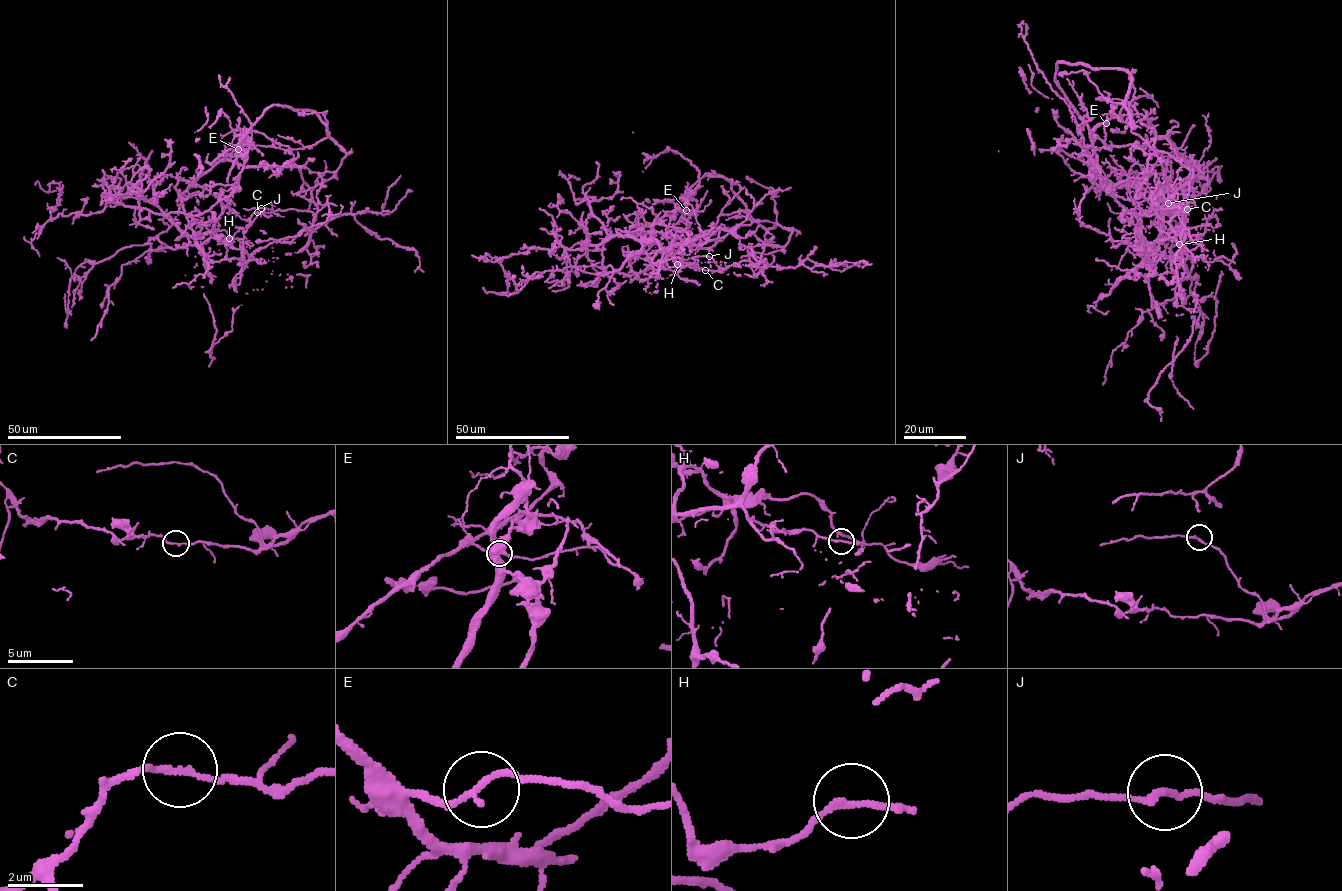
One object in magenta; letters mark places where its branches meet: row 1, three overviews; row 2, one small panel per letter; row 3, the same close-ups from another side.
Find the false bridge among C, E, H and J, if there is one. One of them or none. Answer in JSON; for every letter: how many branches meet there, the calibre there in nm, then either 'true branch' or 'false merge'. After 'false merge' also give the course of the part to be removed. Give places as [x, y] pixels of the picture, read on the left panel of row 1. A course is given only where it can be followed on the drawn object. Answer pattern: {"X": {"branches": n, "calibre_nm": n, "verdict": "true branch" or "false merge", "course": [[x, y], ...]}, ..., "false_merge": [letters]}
{"C": {"branches": 2, "calibre_nm": 150, "verdict": "false merge", "course": [[257, 212], [314, 221], [301, 189], [345, 152], [312, 112], [272, 105], [227, 184], [209, 186], [206, 107]]}, "E": {"branches": 2, "calibre_nm": 180, "verdict": "true branch"}, "H": {"branches": 2, "calibre_nm": 160, "verdict": "true branch"}, "J": {"branches": 2, "calibre_nm": 160, "verdict": "true branch"}, "false_merge": ["C"]}

